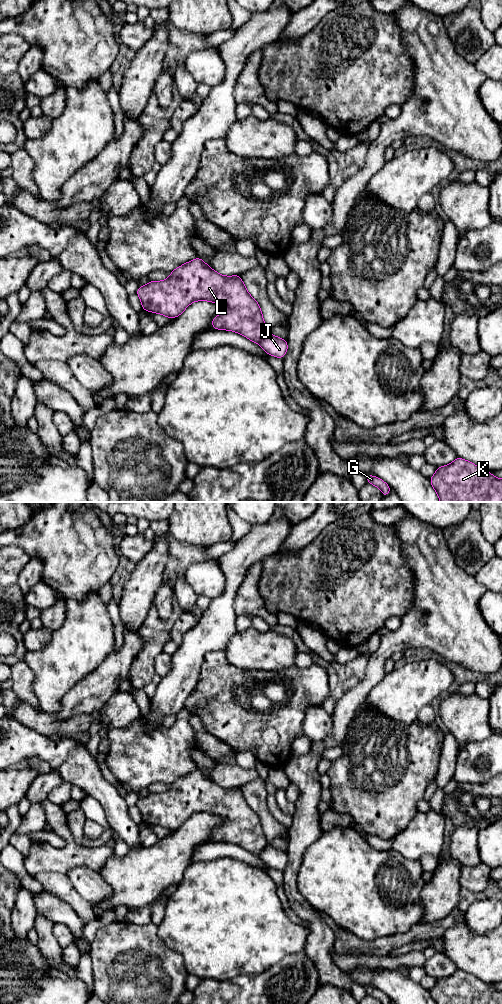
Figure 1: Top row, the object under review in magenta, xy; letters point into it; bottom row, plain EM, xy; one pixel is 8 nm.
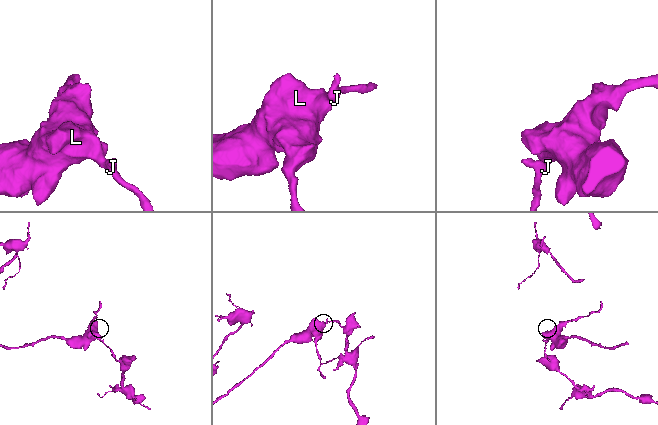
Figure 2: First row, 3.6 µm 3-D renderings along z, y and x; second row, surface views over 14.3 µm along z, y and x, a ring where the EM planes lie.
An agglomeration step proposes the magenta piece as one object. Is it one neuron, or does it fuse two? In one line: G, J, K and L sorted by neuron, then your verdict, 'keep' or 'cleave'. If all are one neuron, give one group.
G J K / L | cleave

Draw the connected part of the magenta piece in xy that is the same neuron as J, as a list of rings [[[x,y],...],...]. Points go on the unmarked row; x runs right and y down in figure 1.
[[[269,844],[263,849],[263,851],[258,856],[268,867],[281,871],[284,870],[288,862],[288,856],[286,851],[274,848]]]

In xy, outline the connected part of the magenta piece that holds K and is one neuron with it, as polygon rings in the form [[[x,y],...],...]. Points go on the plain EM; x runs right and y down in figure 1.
[[[460,969],[438,979],[430,995],[436,1004],[502,1004],[502,991]]]

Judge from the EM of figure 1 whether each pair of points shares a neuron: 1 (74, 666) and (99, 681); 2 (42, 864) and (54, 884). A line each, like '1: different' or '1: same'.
1: different
2: different

